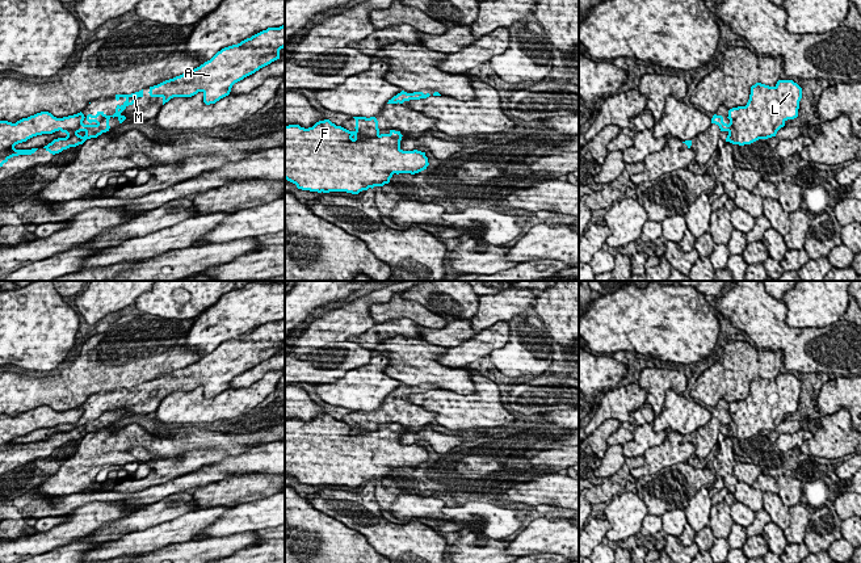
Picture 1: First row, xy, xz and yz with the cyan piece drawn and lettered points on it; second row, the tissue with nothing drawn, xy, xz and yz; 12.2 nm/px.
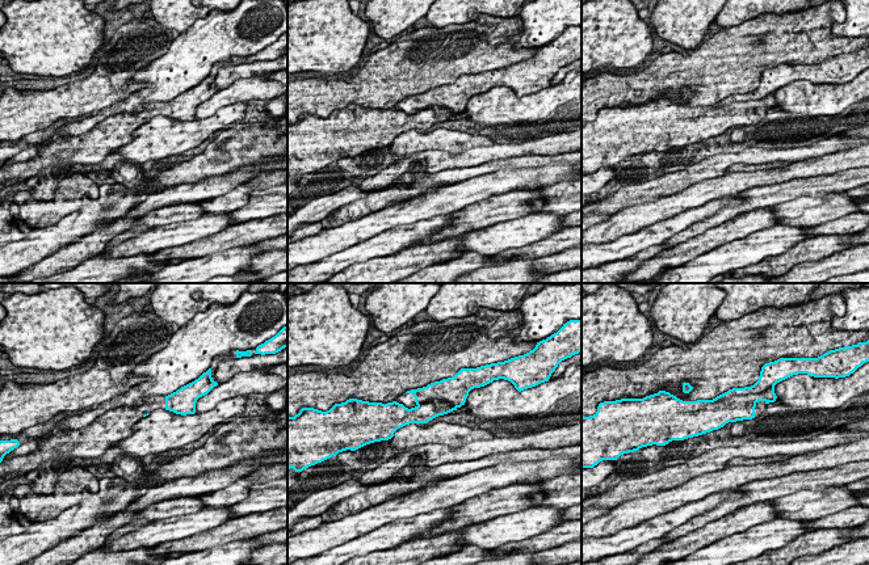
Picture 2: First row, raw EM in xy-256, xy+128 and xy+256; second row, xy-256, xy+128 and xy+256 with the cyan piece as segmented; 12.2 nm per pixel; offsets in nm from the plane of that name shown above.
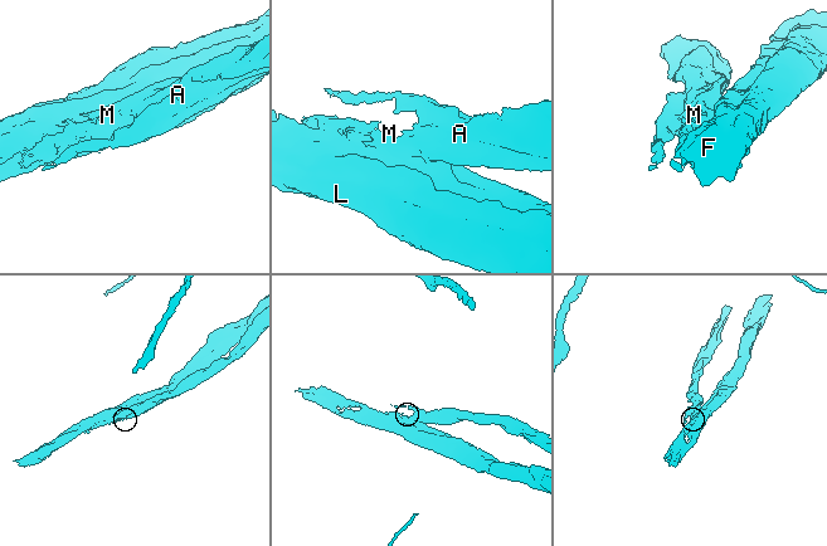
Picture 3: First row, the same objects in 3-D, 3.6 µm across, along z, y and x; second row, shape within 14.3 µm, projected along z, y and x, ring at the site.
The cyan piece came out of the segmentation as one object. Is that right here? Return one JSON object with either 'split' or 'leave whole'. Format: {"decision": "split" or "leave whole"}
{"decision": "split"}

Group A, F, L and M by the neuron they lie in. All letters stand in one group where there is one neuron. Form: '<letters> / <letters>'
A M / F L

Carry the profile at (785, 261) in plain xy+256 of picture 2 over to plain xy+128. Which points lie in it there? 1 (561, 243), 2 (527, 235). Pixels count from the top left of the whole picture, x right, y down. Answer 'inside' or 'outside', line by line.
1: inside
2: outside

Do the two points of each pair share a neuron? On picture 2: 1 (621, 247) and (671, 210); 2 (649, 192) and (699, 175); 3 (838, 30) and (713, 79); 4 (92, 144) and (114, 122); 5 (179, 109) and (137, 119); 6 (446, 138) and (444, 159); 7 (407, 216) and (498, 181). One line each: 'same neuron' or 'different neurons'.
1: different neurons
2: same neuron
3: different neurons
4: same neuron
5: same neuron
6: different neurons
7: same neuron

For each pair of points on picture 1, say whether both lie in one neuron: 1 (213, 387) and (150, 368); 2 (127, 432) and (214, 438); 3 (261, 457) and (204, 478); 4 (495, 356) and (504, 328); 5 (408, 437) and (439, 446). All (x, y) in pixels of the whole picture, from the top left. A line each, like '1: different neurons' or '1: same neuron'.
1: different neurons
2: same neuron
3: same neuron
4: different neurons
5: same neuron

